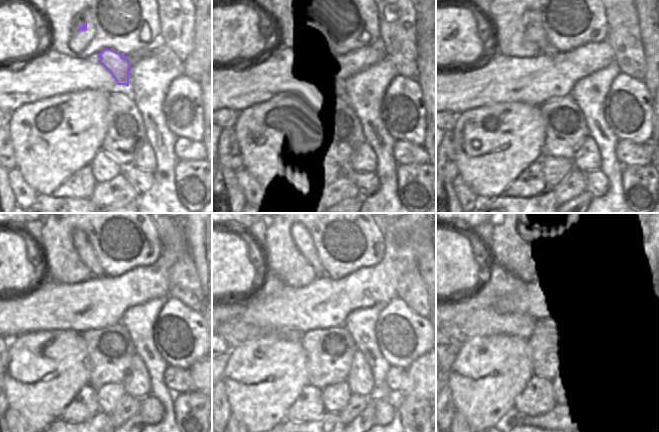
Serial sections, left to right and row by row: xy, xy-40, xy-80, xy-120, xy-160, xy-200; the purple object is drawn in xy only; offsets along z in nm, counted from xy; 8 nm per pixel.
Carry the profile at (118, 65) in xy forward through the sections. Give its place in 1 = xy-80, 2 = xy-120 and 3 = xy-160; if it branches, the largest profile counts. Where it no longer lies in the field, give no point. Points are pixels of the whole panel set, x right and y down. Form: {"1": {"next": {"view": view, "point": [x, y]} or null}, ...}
{"1": {"next": {"view": "xy-80", "point": [534, 33]}}, "2": {"next": {"view": "xy-120", "point": [81, 243]}}, "3": {"next": {"view": "xy-160", "point": [300, 234]}}}

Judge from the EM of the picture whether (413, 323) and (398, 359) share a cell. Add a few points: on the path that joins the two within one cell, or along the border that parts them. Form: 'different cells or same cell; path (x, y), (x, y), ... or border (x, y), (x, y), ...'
same cell; path (417, 334), (418, 344), (416, 349), (409, 355)

